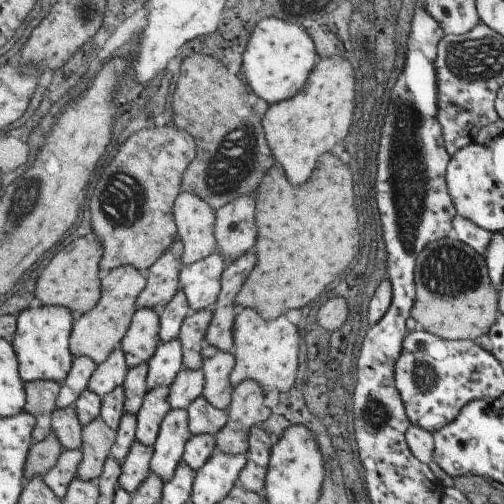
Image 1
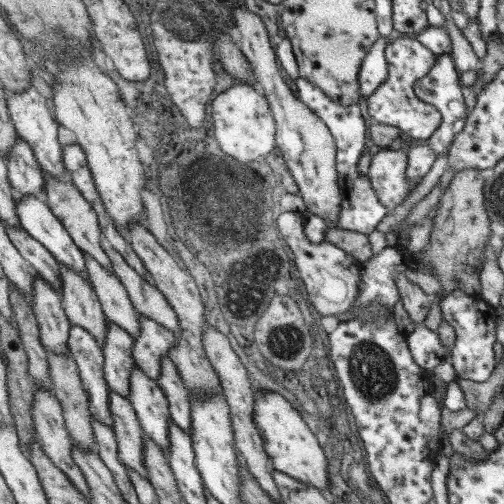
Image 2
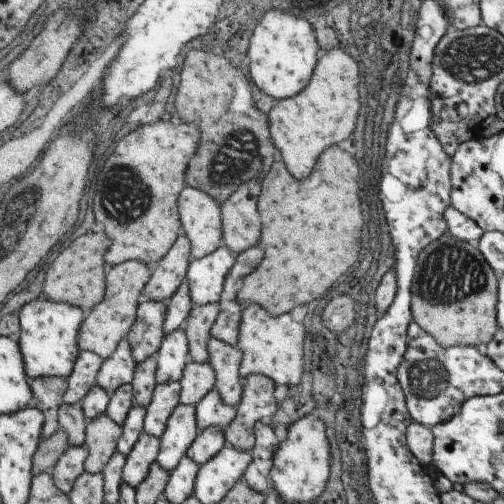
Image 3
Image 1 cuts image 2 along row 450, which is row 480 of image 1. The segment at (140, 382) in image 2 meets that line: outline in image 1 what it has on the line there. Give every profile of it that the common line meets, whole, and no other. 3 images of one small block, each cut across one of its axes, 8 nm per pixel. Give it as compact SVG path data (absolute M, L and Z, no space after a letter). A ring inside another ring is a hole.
M171 410L155 442L155 456L151 462L153 474L159 474L165 482L173 480L191 440L193 432L189 426L189 410Z

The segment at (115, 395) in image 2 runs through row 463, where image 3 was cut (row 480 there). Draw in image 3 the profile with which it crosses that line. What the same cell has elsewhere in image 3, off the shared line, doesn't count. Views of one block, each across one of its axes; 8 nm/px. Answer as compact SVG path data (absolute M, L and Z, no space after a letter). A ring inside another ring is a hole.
M143 432L137 446L127 456L127 466L123 472L125 484L139 488L151 474L151 466L157 462L159 454L161 454L161 438L155 438L151 434Z

